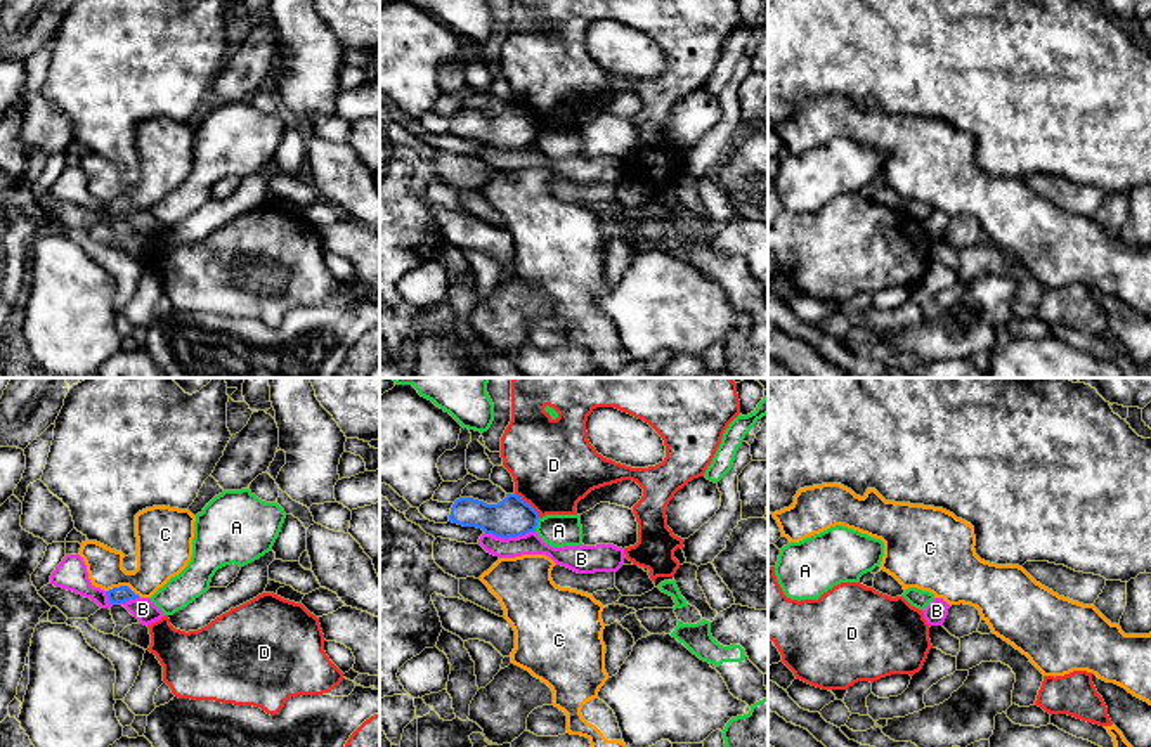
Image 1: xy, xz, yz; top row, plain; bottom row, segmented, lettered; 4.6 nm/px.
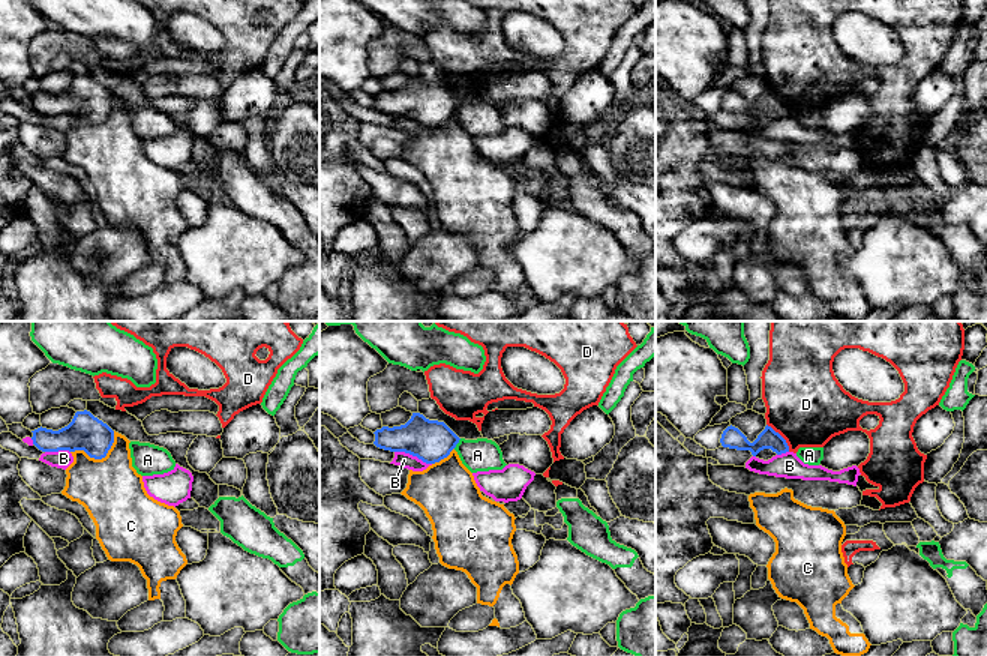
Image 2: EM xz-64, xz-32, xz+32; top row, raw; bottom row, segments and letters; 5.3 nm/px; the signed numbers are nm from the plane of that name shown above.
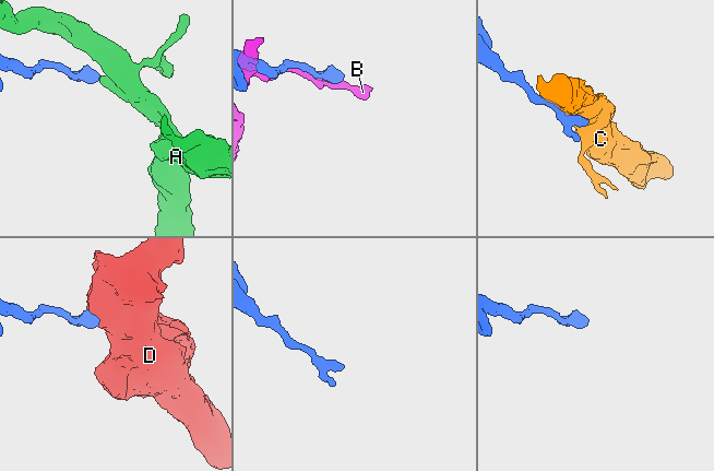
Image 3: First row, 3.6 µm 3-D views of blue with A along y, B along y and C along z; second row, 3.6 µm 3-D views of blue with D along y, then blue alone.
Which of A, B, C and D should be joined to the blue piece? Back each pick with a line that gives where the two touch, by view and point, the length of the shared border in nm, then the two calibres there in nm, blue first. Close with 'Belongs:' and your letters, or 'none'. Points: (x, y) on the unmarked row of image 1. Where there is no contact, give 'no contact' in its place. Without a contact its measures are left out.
Belongs: none

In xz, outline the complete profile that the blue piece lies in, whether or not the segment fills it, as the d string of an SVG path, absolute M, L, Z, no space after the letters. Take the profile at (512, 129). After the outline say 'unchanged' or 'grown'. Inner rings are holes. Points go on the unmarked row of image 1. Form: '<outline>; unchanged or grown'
M506 106L497 116L487 116L473 109L454 113L449 133L463 139L477 139L496 149L518 149L534 144L539 125L517 106Z; unchanged

